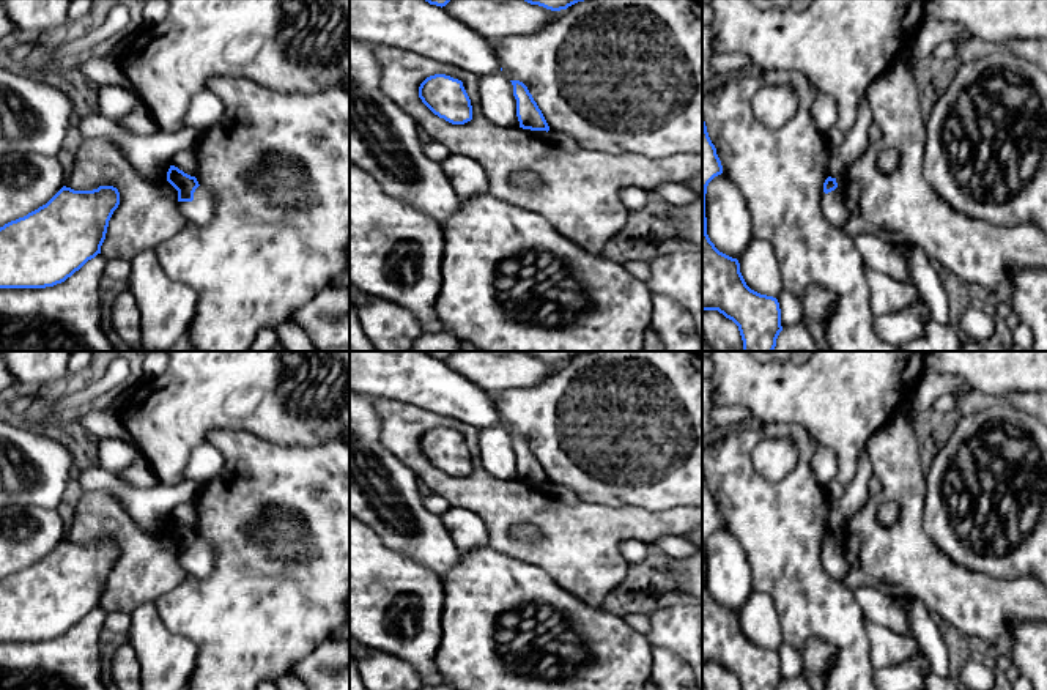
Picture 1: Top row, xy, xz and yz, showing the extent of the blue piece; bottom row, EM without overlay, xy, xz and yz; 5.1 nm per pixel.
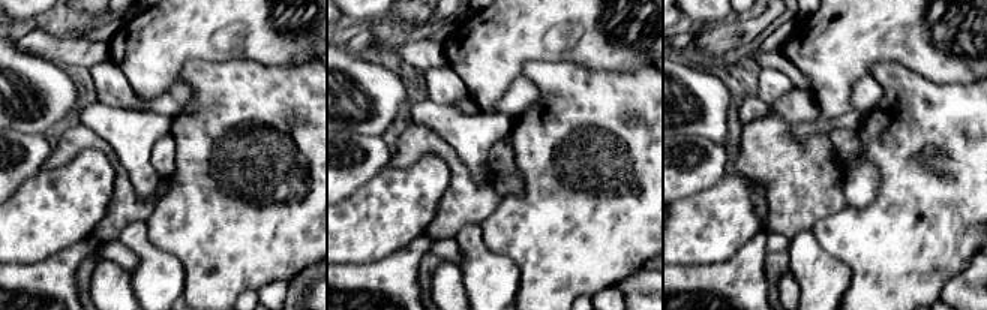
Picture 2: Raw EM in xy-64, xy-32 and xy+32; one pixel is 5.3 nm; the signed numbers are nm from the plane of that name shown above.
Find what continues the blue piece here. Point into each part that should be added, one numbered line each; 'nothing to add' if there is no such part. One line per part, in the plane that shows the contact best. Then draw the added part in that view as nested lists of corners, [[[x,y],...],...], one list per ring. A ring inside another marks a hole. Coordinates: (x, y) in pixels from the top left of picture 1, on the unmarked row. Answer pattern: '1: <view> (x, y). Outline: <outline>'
nothing to add

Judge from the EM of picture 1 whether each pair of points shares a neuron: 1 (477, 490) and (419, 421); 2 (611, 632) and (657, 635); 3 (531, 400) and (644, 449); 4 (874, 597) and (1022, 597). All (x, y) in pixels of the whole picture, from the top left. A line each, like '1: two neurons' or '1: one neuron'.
1: one neuron
2: two neurons
3: one neuron
4: two neurons

